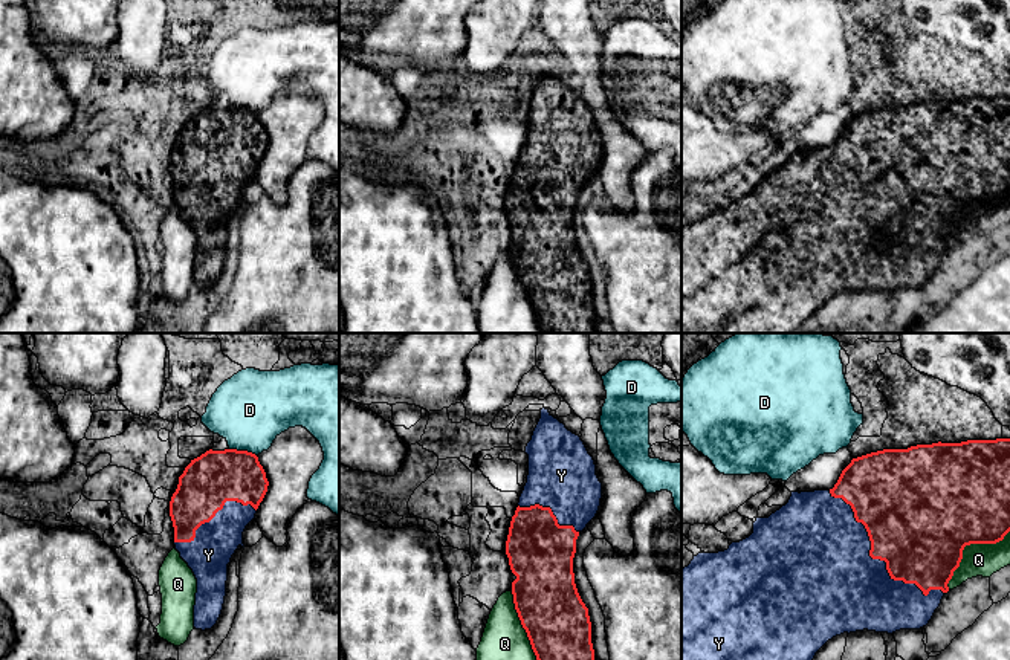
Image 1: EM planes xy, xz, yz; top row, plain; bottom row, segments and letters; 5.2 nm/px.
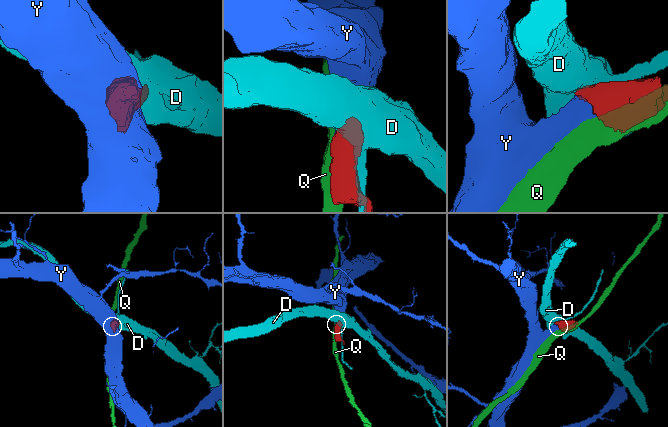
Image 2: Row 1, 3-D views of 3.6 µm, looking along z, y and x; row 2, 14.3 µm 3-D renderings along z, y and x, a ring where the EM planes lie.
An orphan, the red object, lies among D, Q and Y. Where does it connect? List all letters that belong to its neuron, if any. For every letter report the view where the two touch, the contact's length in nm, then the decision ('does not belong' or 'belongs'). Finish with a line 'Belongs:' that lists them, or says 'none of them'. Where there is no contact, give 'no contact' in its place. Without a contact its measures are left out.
D: meets red in xy; contact 150 nm long; does not belong
Q: meets red in yz; contact 440 nm long; does not belong
Y: meets red in yz; contact 800 nm long; belongs
Belongs: Y

